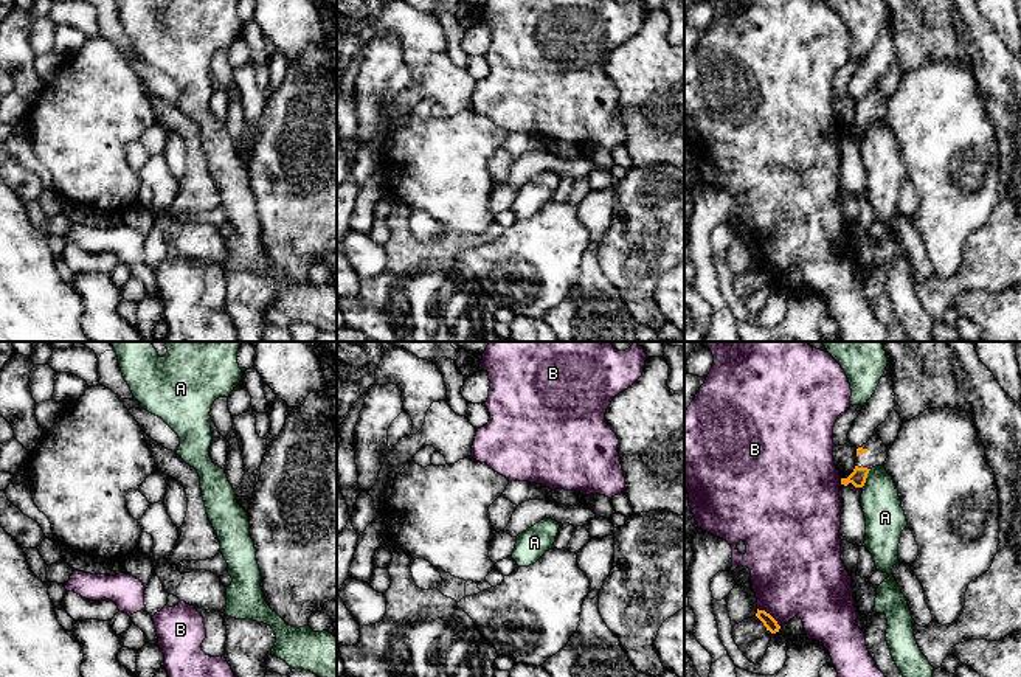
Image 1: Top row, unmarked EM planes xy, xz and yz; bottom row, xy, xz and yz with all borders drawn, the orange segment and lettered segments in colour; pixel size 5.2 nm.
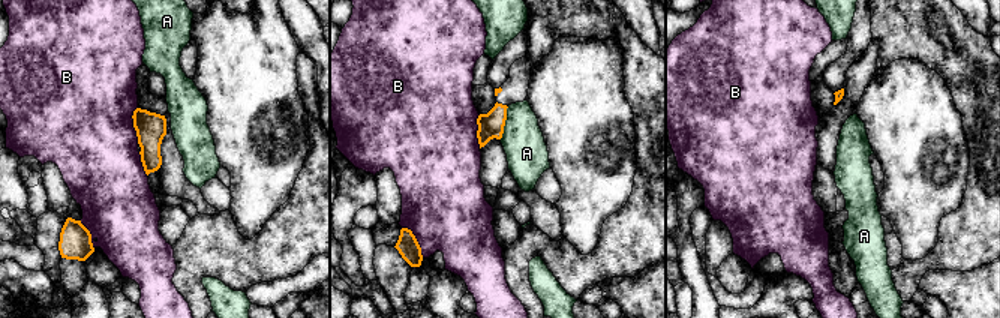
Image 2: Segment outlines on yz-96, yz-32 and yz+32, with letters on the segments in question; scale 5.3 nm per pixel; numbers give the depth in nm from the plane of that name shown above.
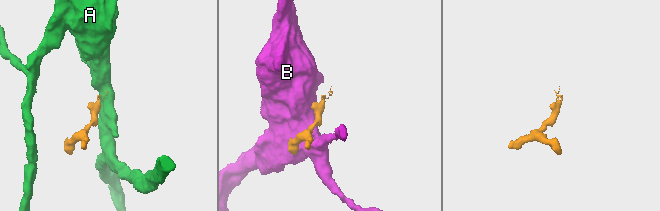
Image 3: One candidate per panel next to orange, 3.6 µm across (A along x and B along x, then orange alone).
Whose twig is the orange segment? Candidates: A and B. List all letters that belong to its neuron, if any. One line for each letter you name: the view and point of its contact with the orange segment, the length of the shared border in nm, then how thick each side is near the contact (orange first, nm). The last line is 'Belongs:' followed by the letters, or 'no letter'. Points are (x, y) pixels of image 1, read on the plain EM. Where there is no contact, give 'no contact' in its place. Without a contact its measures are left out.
Belongs: no letter

